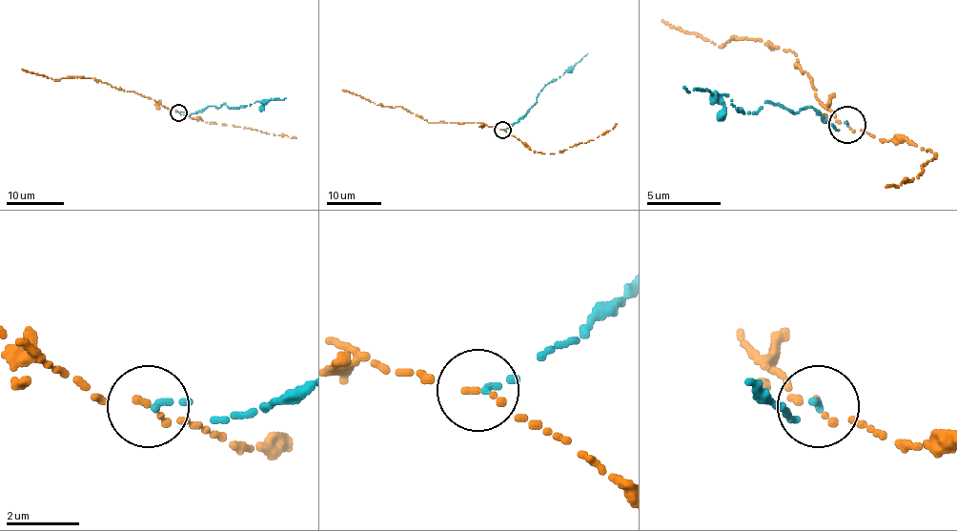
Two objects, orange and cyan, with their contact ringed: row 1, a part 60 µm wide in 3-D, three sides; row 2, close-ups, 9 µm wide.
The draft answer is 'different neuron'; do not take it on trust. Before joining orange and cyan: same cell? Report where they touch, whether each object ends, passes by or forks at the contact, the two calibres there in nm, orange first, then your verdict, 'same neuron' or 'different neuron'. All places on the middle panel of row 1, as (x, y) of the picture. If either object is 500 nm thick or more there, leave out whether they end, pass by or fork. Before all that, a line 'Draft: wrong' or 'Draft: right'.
Draft: right
at (502, 130); orange ends there; cyan ends there; 140 nm thick on the orange side, 140 nm on the other; different neuron

